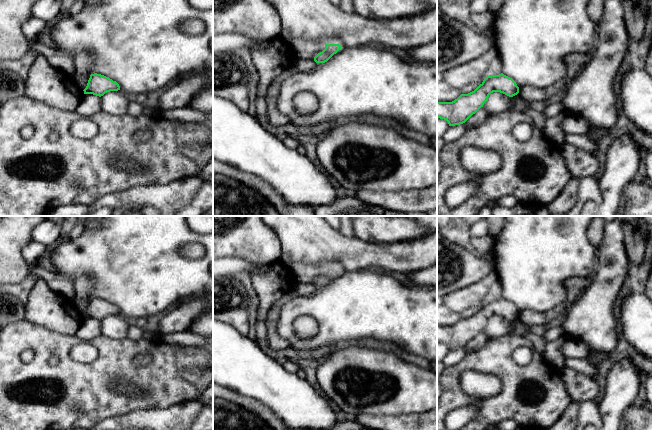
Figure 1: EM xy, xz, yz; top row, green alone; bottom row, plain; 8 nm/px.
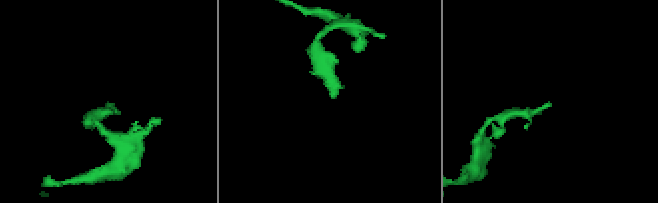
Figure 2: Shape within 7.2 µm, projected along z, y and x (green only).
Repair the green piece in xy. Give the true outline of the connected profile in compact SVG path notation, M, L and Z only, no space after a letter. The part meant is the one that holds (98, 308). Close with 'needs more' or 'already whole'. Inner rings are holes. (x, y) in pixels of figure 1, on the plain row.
M91 298L86 312L83 314L84 318L93 318L96 320L103 320L110 315L118 315L120 310L116 305L101 298Z | already whole

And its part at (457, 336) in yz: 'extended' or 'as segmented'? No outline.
as segmented

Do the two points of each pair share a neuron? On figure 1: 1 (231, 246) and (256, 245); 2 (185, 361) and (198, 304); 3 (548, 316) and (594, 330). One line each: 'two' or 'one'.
1: one
2: two
3: two

